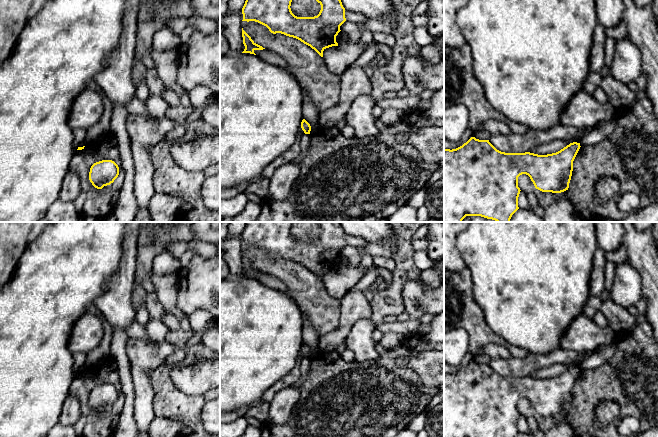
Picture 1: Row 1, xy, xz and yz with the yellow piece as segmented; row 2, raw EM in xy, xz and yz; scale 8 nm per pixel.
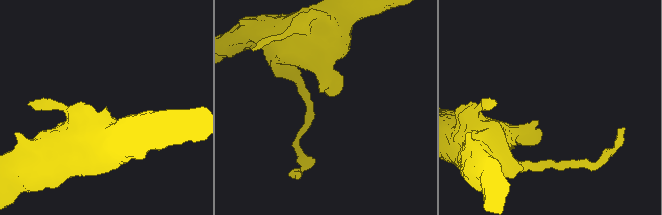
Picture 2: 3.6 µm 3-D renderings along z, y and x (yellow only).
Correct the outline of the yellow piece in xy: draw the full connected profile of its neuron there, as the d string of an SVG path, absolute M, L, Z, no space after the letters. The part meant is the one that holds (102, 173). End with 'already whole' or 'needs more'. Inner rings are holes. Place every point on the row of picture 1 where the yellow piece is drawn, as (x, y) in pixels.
M102 160L94 163L89 172L89 180L97 189L110 185L119 175L119 167L112 160Z; already whole

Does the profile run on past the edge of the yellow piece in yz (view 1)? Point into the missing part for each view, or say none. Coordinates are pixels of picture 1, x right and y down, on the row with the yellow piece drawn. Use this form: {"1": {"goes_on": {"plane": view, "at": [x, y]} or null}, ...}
{"1": {"goes_on": null}}

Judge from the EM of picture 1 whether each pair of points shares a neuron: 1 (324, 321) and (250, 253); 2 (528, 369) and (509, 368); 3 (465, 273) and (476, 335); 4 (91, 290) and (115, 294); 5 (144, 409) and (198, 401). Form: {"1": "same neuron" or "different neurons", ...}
{"1": "same neuron", "2": "same neuron", "3": "same neuron", "4": "different neurons", "5": "different neurons"}

